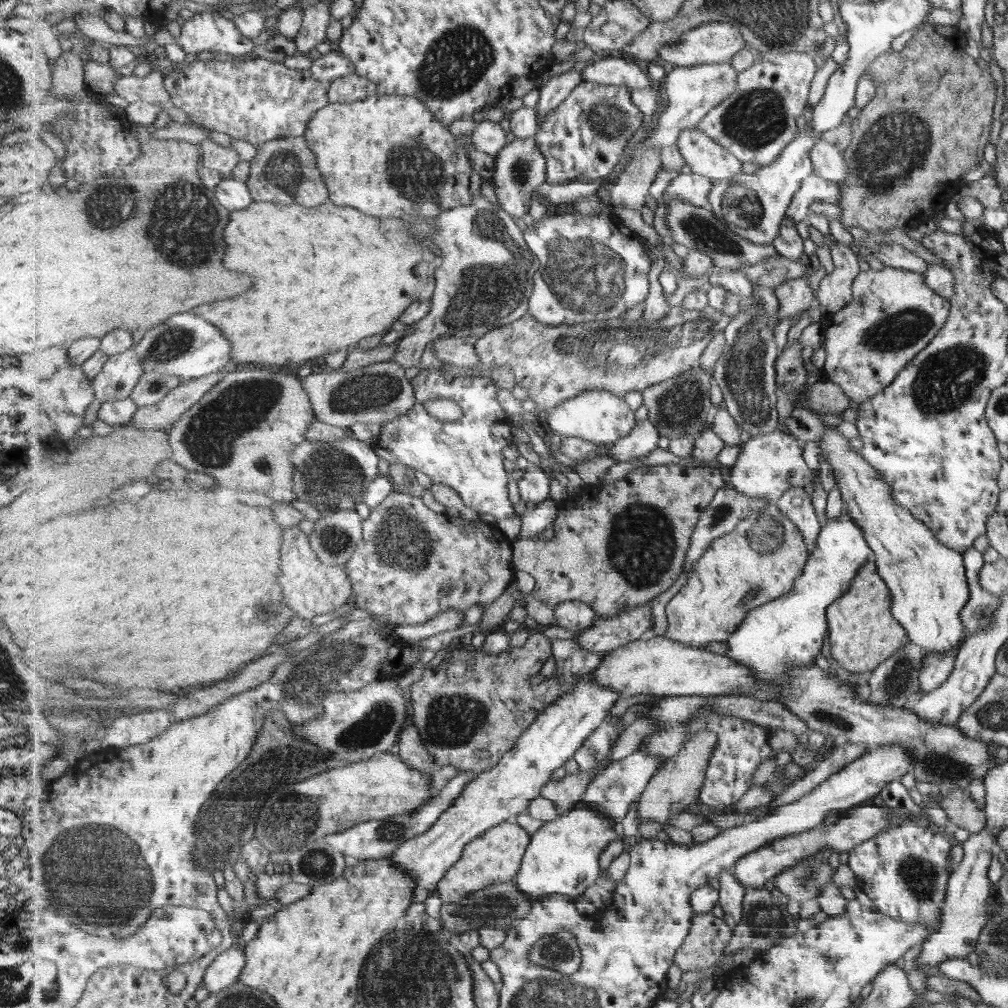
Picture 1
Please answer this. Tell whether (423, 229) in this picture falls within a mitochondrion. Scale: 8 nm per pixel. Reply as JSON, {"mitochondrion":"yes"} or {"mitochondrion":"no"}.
{"mitochondrion":"yes"}

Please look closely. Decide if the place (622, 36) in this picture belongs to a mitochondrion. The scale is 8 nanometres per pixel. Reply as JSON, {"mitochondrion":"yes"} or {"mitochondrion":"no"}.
{"mitochondrion":"no"}

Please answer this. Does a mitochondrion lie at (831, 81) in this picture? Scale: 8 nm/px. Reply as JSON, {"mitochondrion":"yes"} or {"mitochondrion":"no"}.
{"mitochondrion":"no"}

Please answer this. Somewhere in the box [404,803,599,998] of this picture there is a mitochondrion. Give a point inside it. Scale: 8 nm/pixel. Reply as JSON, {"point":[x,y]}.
{"point":[489,908]}

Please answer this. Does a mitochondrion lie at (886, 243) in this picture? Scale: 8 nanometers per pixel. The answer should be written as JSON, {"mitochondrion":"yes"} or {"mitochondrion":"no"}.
{"mitochondrion":"no"}

